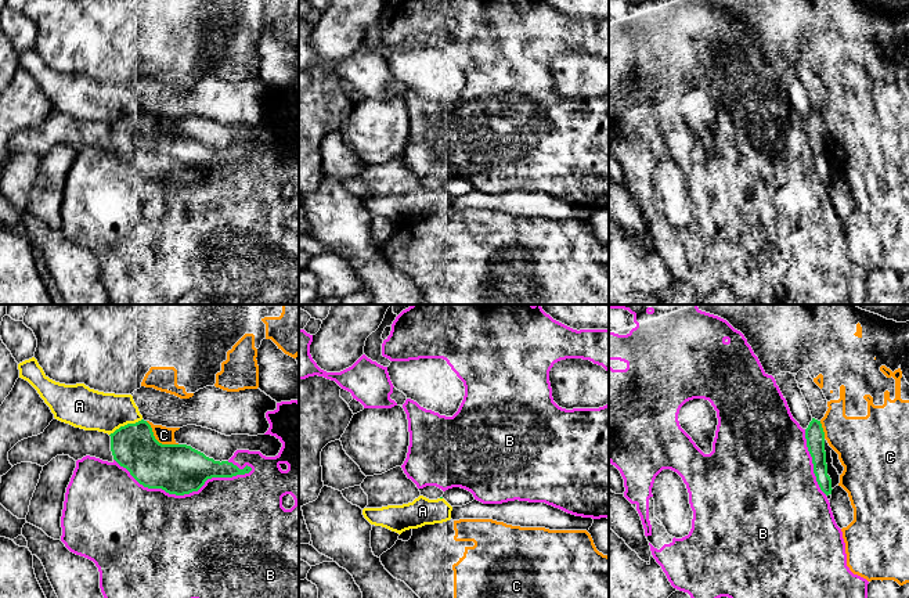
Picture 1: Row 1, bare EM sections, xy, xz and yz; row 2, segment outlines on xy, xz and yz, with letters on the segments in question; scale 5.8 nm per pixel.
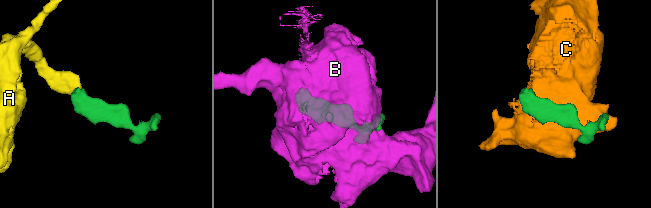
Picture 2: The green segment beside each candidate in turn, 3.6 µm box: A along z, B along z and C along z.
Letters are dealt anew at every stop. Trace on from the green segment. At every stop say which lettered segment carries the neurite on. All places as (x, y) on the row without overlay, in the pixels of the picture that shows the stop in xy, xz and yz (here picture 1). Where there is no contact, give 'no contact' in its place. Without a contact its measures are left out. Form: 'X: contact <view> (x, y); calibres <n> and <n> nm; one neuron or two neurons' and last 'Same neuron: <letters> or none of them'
A: contact xy (125, 115); calibres 260 and 240 nm; two neurons
B: contact xy (183, 184); calibres 300 and 500 nm; two neurons
C: contact xy (157, 130); calibres 300 and 100 nm; two neurons
Same neuron: none of them

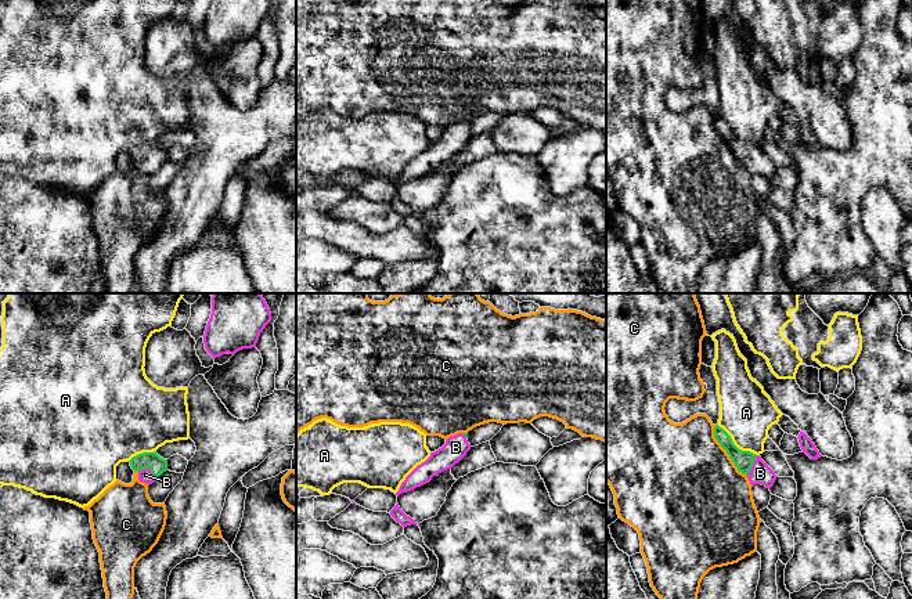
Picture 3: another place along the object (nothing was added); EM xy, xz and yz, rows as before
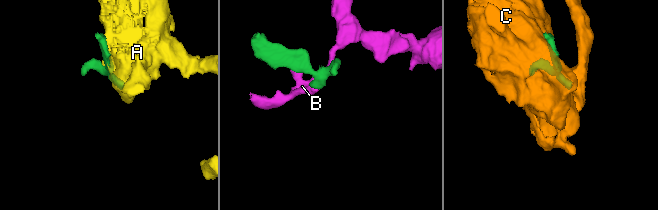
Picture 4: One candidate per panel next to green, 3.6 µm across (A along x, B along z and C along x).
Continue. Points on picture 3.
A: contact yz (734, 134); calibres 110 and 320 nm; two neurons
B: contact xy (148, 157); calibres 100 and 80 nm; one neuron
C: contact yz (725, 140); calibres 110 and 500 nm; two neurons
Same neuron: B

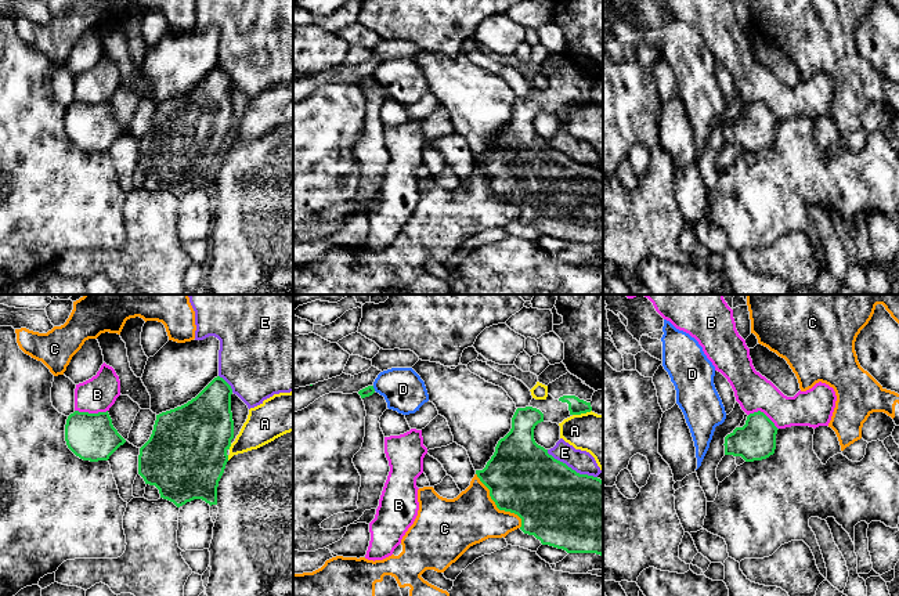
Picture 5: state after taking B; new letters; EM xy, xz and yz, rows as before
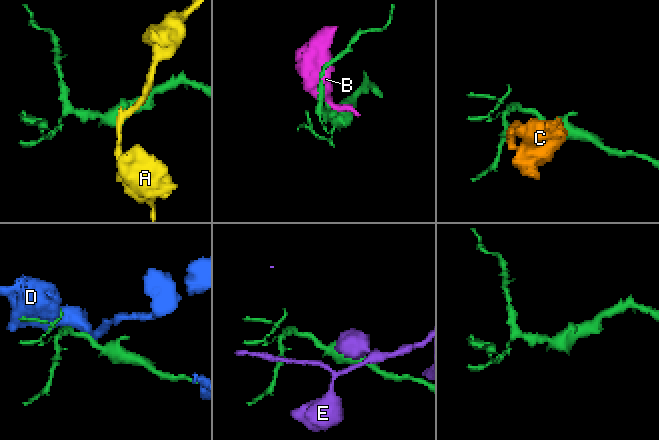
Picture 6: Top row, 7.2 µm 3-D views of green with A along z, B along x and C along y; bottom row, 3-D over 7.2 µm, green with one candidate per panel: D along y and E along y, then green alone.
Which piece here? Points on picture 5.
A: contact xy (230, 136); calibres 460 and 220 nm; two neurons
B: contact xy (91, 104); calibres 280 and 200 nm; two neurons
C: contact xz (497, 197); calibres 420 and 300 nm; two neurons
D: contact xz (374, 79); calibres 60 and 240 nm; two neurons
E: contact xz (570, 158); calibres 460 and 140 nm; two neurons
Same neuron: none of them

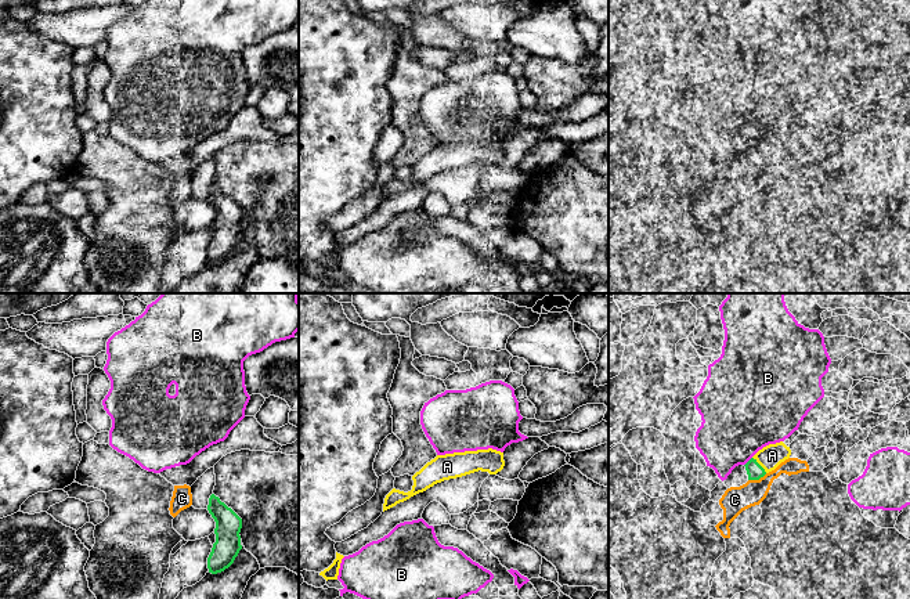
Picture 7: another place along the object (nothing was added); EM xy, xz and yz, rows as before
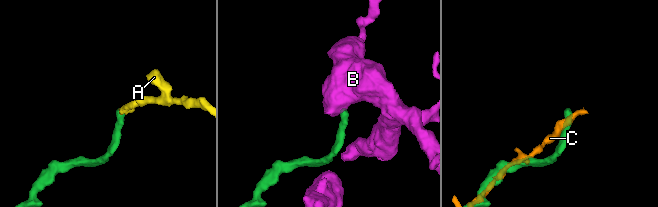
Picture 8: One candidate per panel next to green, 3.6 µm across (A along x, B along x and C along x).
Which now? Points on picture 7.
A: contact yz (759, 155); calibres 90 and 140 nm; one neuron
B: contact yz (748, 151); calibres 90 and 420 nm; two neurons
C: contact yz (757, 169); calibres 90 and 150 nm; two neurons
Same neuron: A

